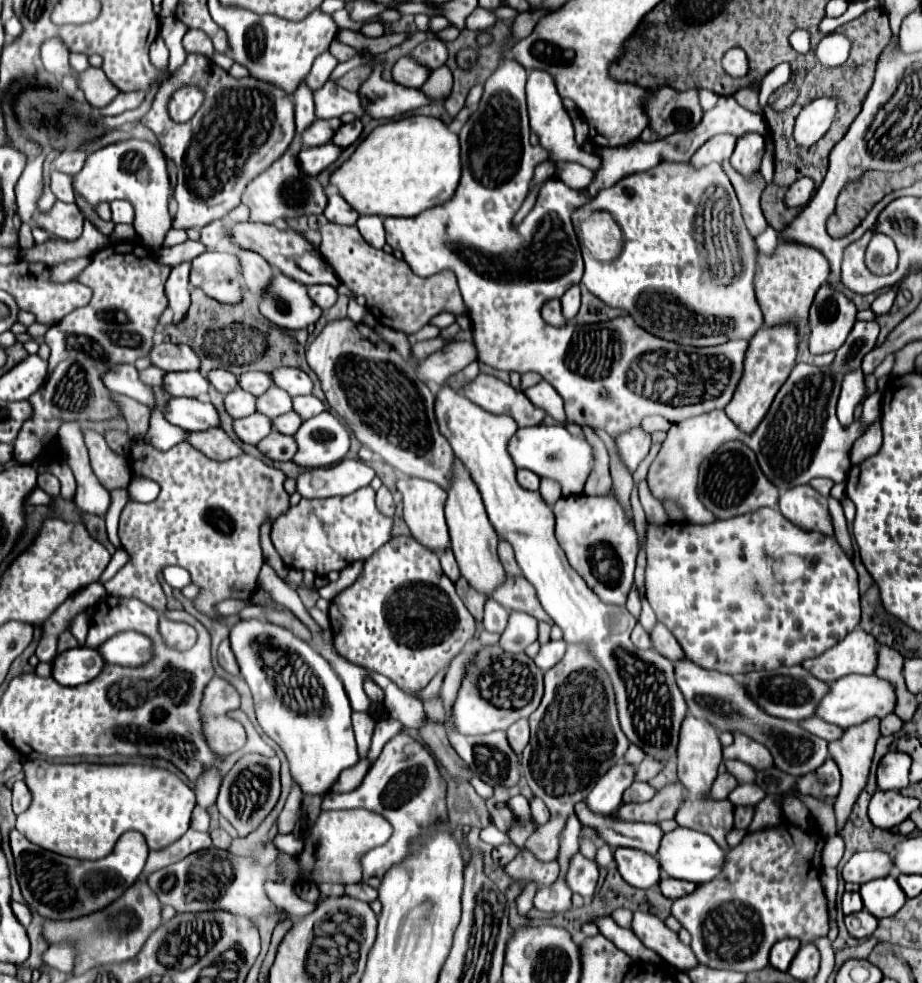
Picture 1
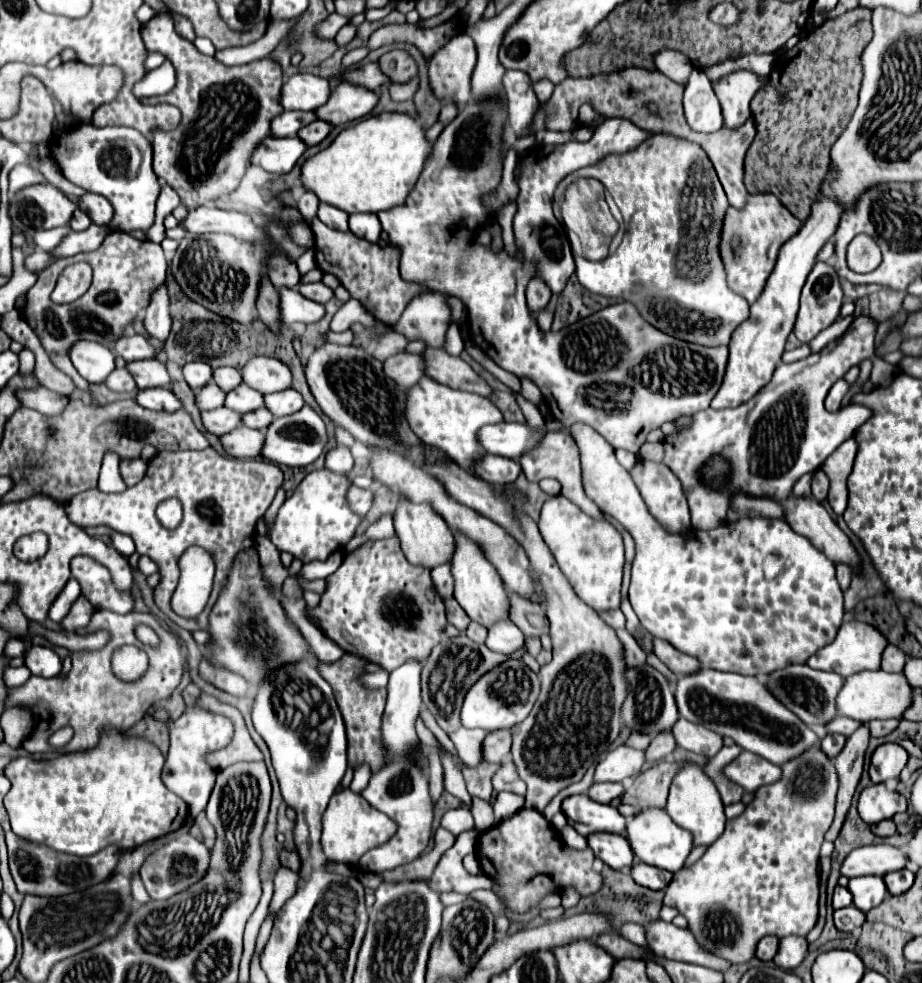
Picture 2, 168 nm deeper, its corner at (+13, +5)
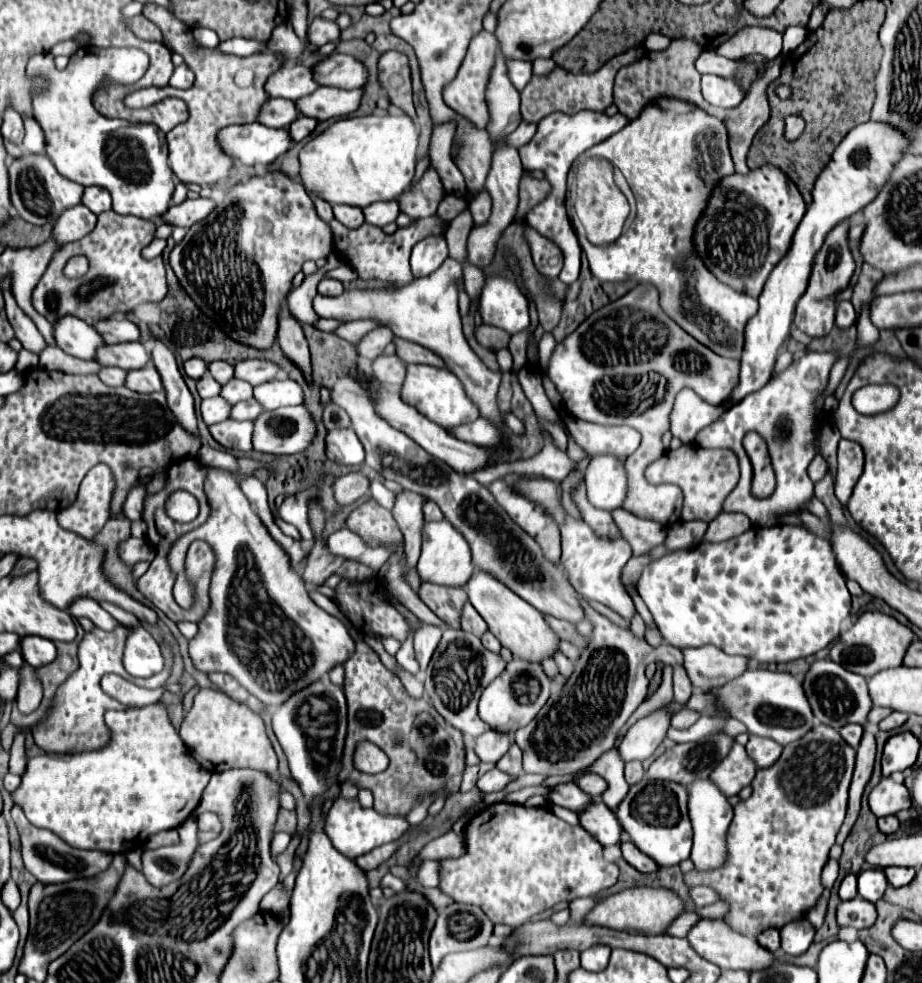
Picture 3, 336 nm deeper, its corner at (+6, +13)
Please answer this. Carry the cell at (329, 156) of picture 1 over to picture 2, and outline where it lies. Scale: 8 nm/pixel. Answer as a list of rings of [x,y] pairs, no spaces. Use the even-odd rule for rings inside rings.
[[[268,136],[254,148],[250,164],[258,164],[270,174],[288,174],[304,150],[306,146],[300,138]]]

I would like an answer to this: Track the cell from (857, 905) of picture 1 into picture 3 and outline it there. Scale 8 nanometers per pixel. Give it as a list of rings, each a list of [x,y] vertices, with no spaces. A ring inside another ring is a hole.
[[[849,874],[843,878],[841,888],[839,888],[839,896],[841,896],[841,900],[851,900],[857,896],[857,876],[855,874]]]

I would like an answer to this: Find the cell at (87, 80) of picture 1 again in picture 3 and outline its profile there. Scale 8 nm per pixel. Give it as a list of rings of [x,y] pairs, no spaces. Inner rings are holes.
[[[81,46],[71,58],[65,70],[55,70],[53,54],[35,54],[27,62],[27,76],[45,76],[49,86],[45,92],[33,98],[33,110],[39,126],[45,132],[45,152],[53,166],[69,180],[79,182],[81,186],[103,186],[113,196],[113,210],[123,216],[139,216],[145,220],[153,220],[163,216],[171,204],[171,196],[175,190],[175,176],[167,164],[167,156],[161,156],[161,148],[165,146],[161,132],[155,124],[131,124],[123,120],[111,120],[99,114],[93,106],[93,96],[103,82],[110,84],[130,84],[139,80],[149,66],[149,58],[145,52],[137,48],[93,48]]]

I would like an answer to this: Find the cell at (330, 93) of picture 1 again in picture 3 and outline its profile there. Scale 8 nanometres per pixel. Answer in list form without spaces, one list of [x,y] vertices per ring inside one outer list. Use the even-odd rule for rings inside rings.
[[[303,64],[297,66],[283,66],[271,76],[265,84],[265,90],[271,98],[287,98],[287,100],[299,100],[303,96],[309,96],[319,88],[313,70],[305,68]]]

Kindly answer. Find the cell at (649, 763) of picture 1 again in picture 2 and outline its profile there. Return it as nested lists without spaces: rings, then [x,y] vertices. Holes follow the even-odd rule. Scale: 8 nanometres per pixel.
[[[664,730],[648,746],[646,760],[664,760],[674,752],[674,748],[676,748],[676,740],[672,736],[672,730]]]

